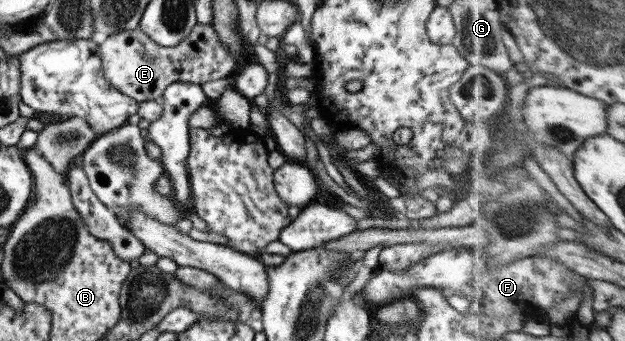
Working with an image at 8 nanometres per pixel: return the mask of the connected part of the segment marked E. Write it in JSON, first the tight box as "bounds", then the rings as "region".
{"bounds":[99,23,239,103],"region":[[[212,23],[209,25],[197,24],[192,29],[192,32],[188,34],[188,37],[185,37],[178,45],[172,47],[159,46],[147,33],[140,31],[139,28],[135,28],[131,31],[109,35],[100,42],[99,48],[105,76],[119,92],[129,95],[138,103],[163,97],[164,90],[172,83],[188,82],[201,84],[207,81],[216,81],[233,74],[239,67],[235,57],[220,41]]]}

